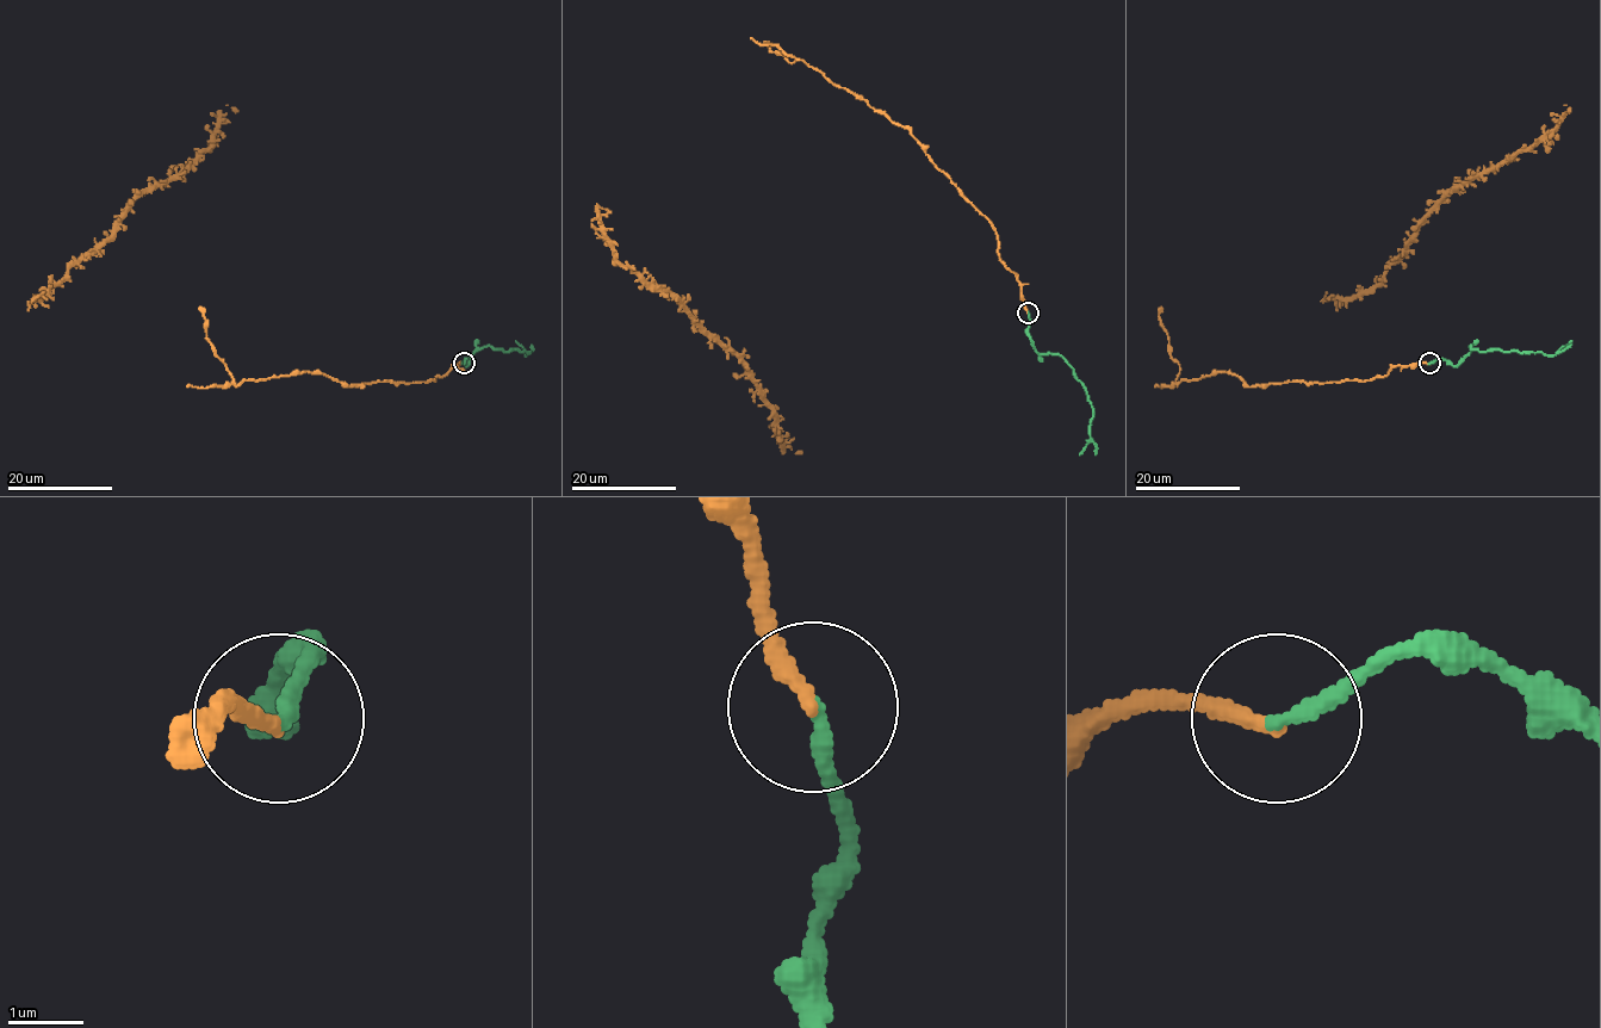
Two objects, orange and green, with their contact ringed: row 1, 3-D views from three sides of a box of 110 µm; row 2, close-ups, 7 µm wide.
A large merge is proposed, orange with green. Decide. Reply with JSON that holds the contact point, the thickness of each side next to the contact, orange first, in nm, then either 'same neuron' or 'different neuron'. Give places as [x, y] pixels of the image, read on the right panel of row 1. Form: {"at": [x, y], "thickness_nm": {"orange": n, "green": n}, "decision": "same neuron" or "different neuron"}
{"at": [1429, 363], "thickness_nm": {"orange": 200, "green": 200}, "decision": "same neuron"}

